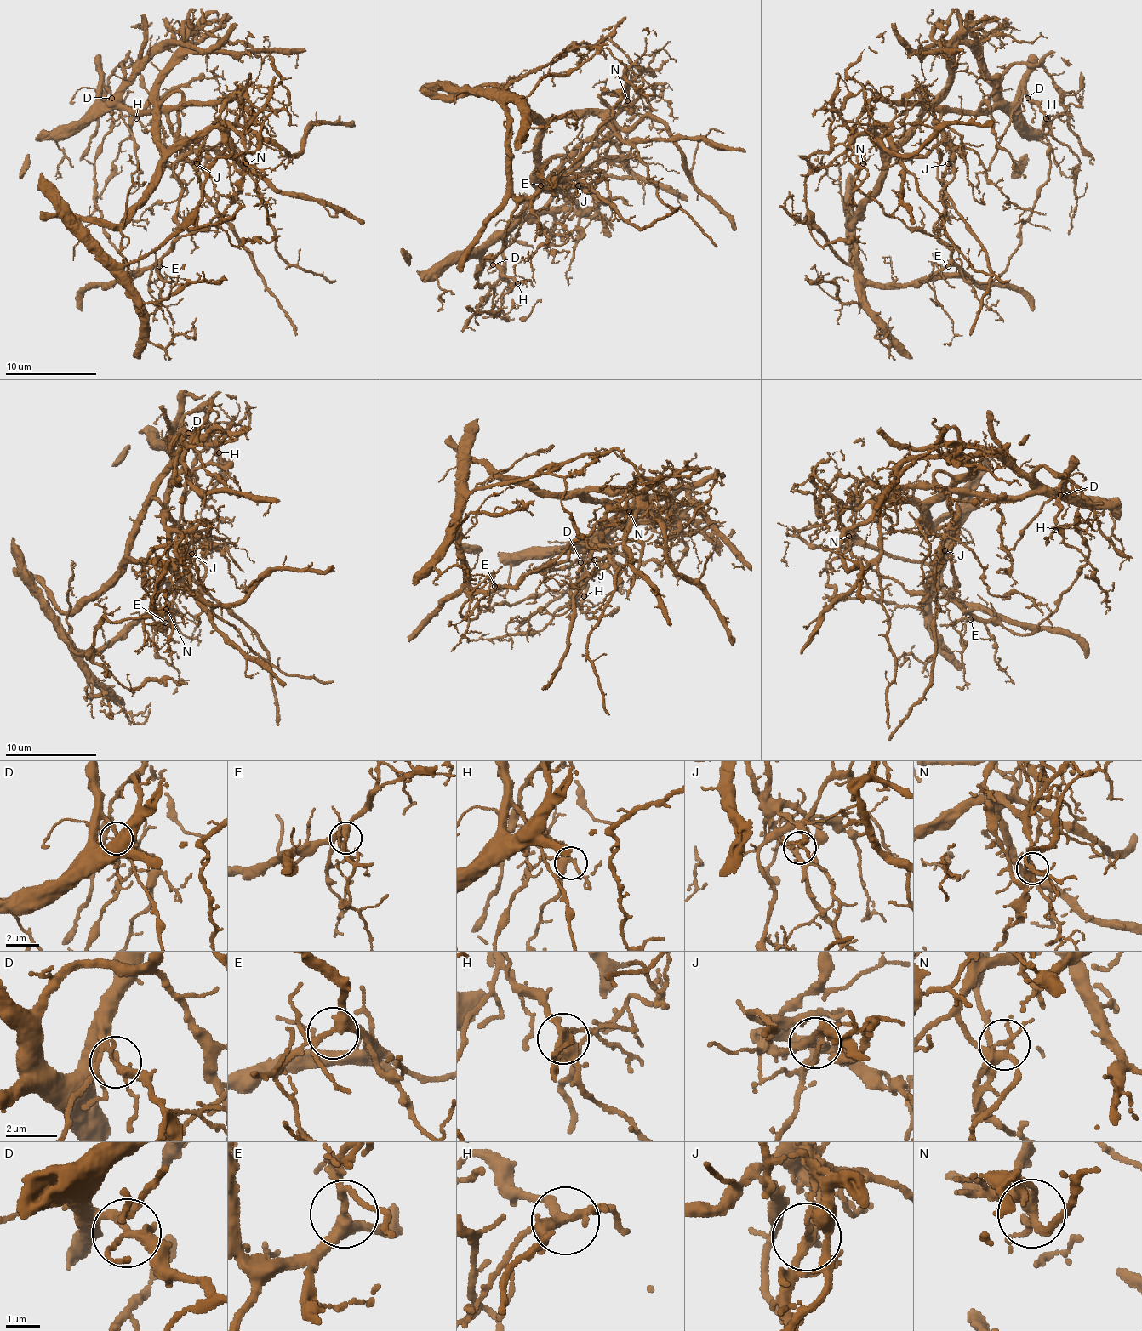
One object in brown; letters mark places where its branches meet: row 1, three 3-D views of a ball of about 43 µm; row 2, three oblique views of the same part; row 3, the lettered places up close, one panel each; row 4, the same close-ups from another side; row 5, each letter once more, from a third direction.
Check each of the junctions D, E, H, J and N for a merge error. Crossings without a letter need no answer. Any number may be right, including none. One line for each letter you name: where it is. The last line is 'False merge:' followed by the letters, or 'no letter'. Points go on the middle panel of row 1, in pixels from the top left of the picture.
J: place (578, 185)
N: place (627, 100)
False merge: J, N

